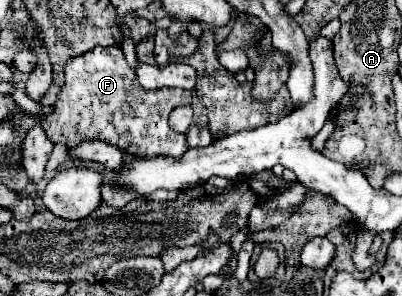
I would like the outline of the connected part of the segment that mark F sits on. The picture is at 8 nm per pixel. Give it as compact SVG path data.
M96 47L68 61L66 83L52 113L44 117L42 127L52 143L64 143L66 147L78 145L82 137L98 137L100 141L126 149L134 157L180 157L188 149L186 135L170 129L168 115L172 109L190 103L192 93L184 89L142 89L120 47Z

